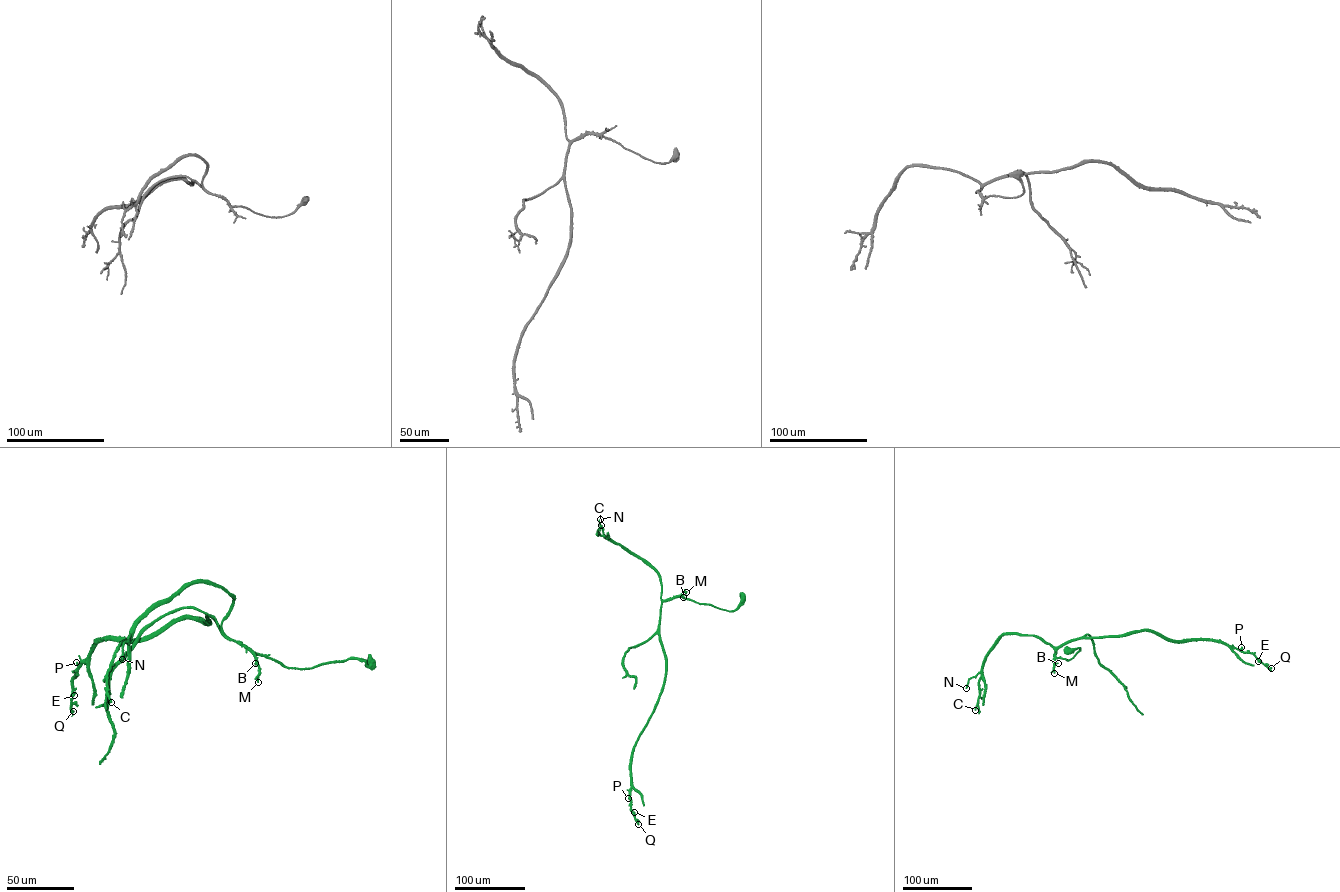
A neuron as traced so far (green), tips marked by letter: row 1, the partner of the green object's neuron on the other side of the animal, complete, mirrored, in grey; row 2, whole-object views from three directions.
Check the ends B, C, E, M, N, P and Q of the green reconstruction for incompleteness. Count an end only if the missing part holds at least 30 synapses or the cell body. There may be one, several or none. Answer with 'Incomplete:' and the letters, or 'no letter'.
Incomplete: no letter

